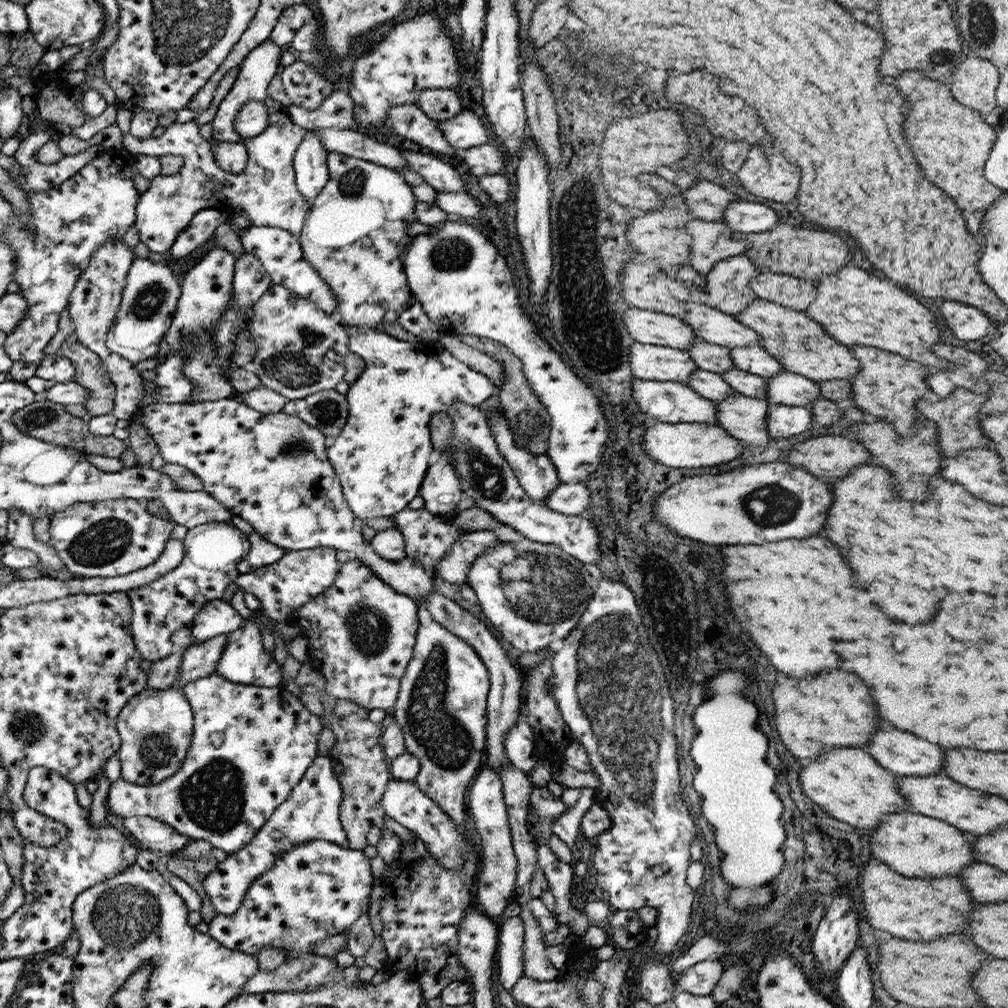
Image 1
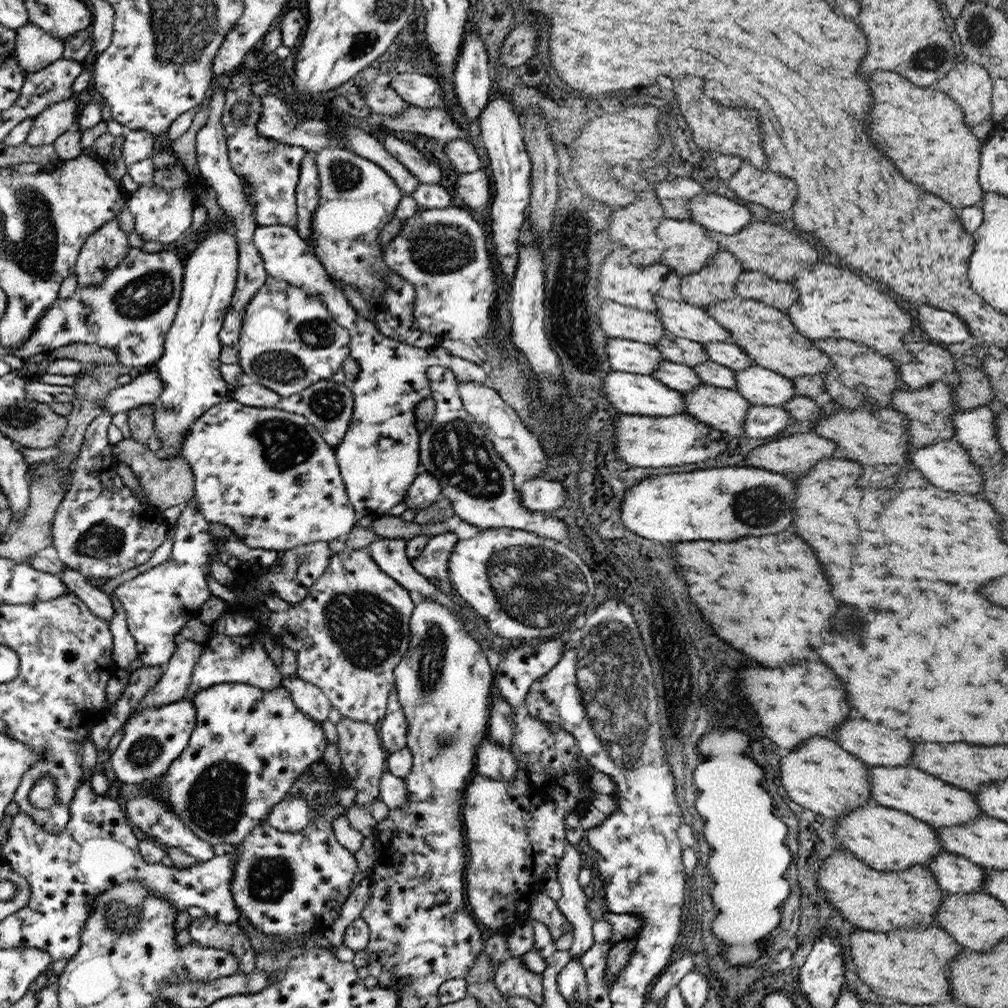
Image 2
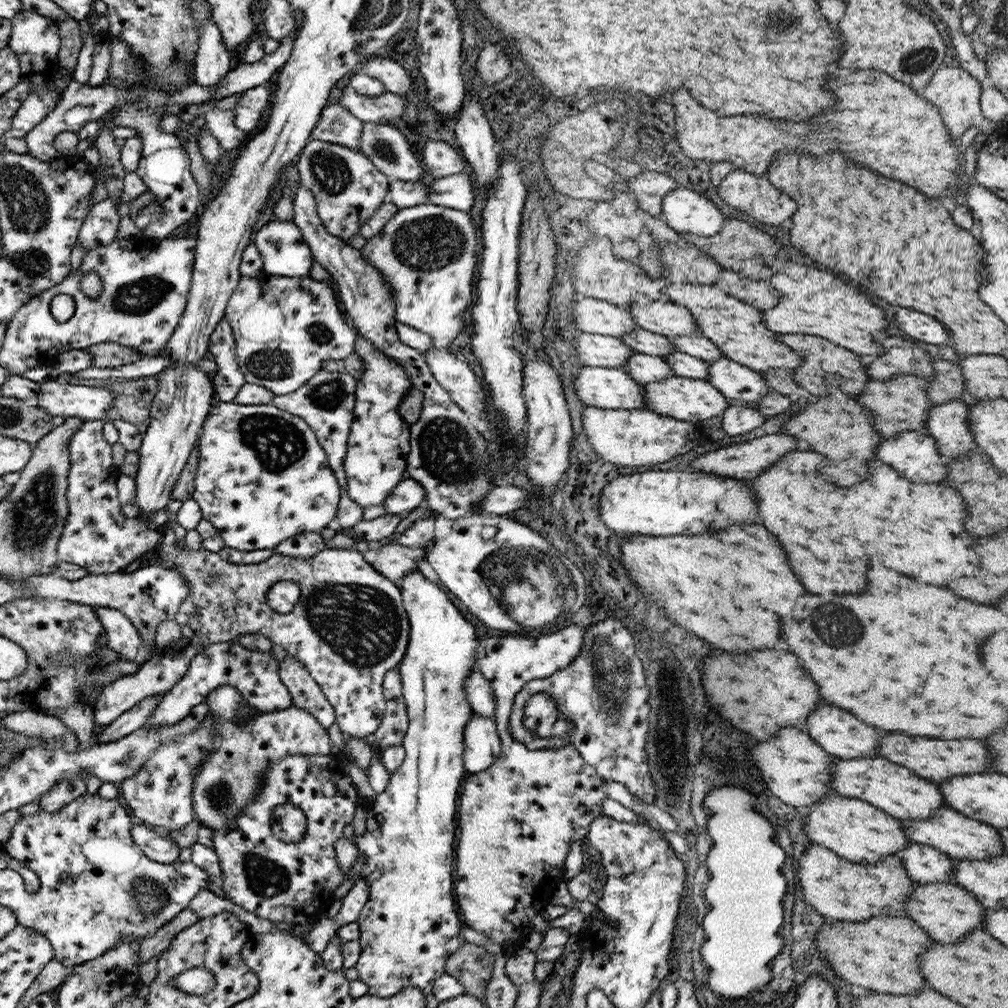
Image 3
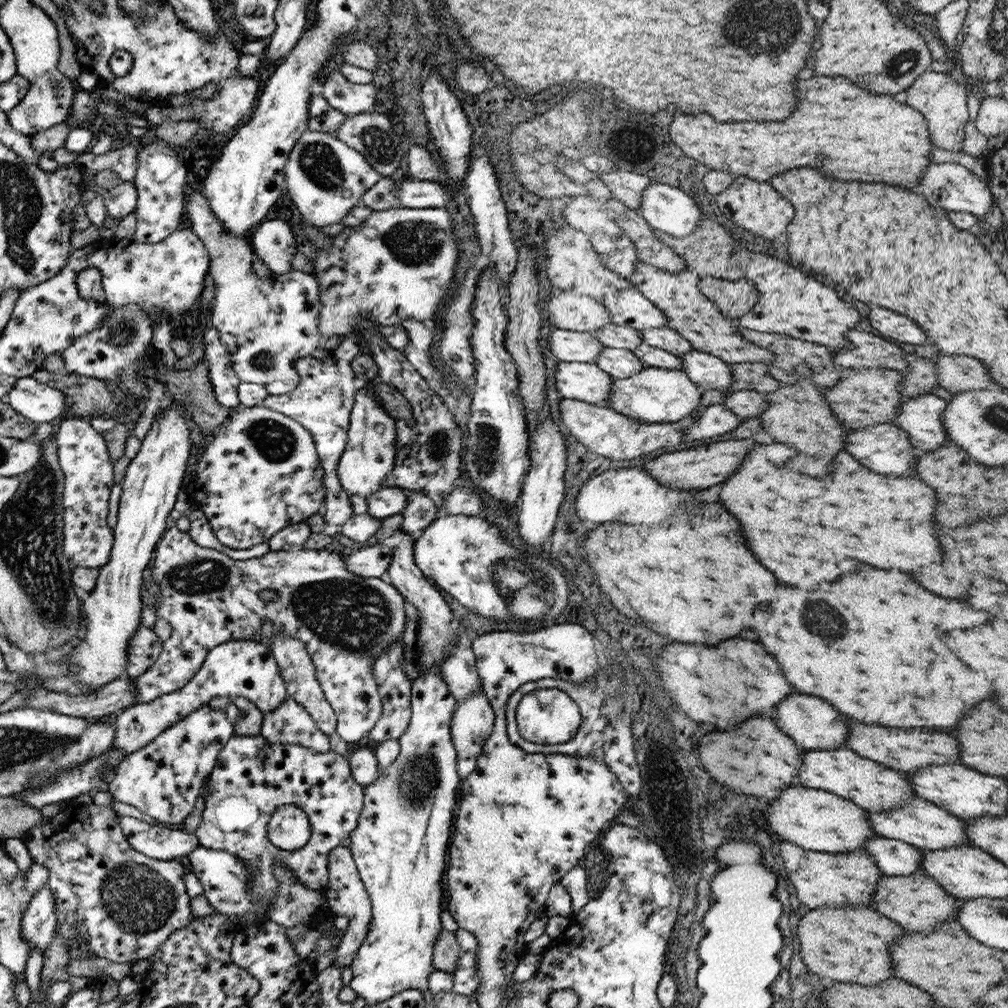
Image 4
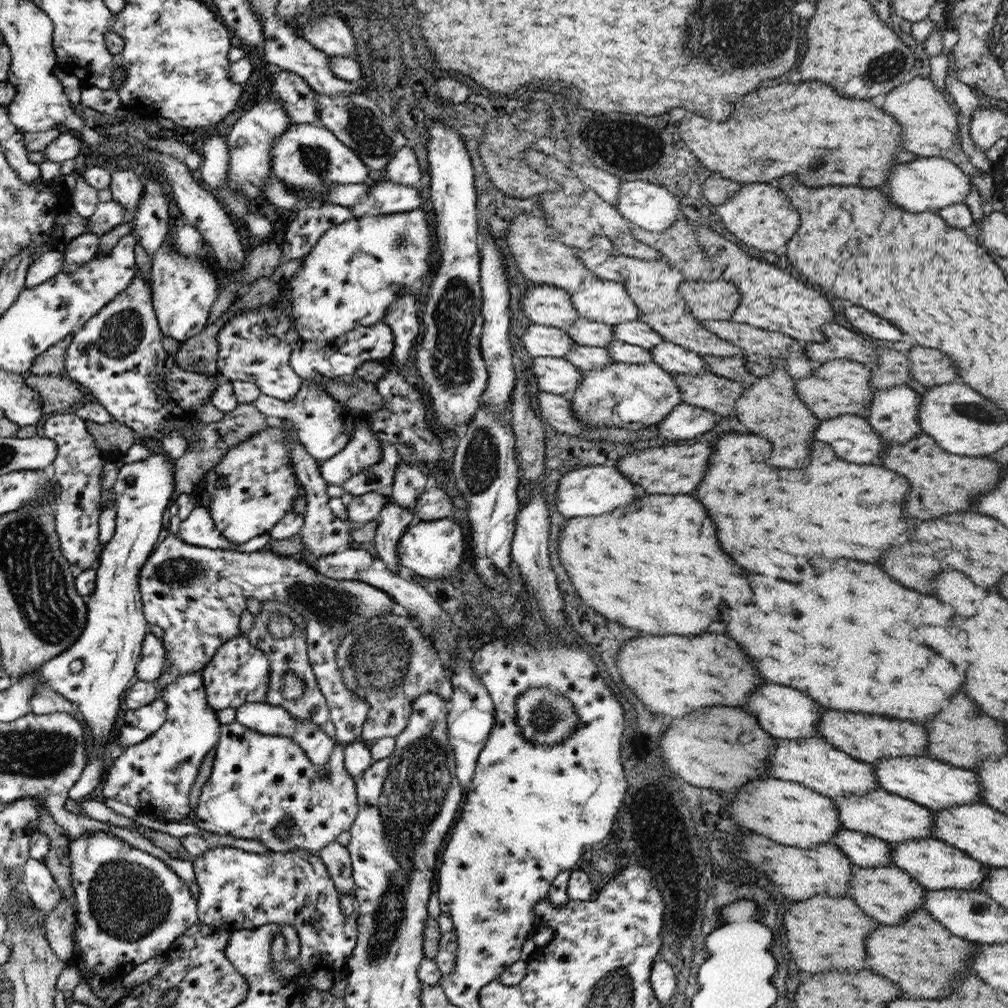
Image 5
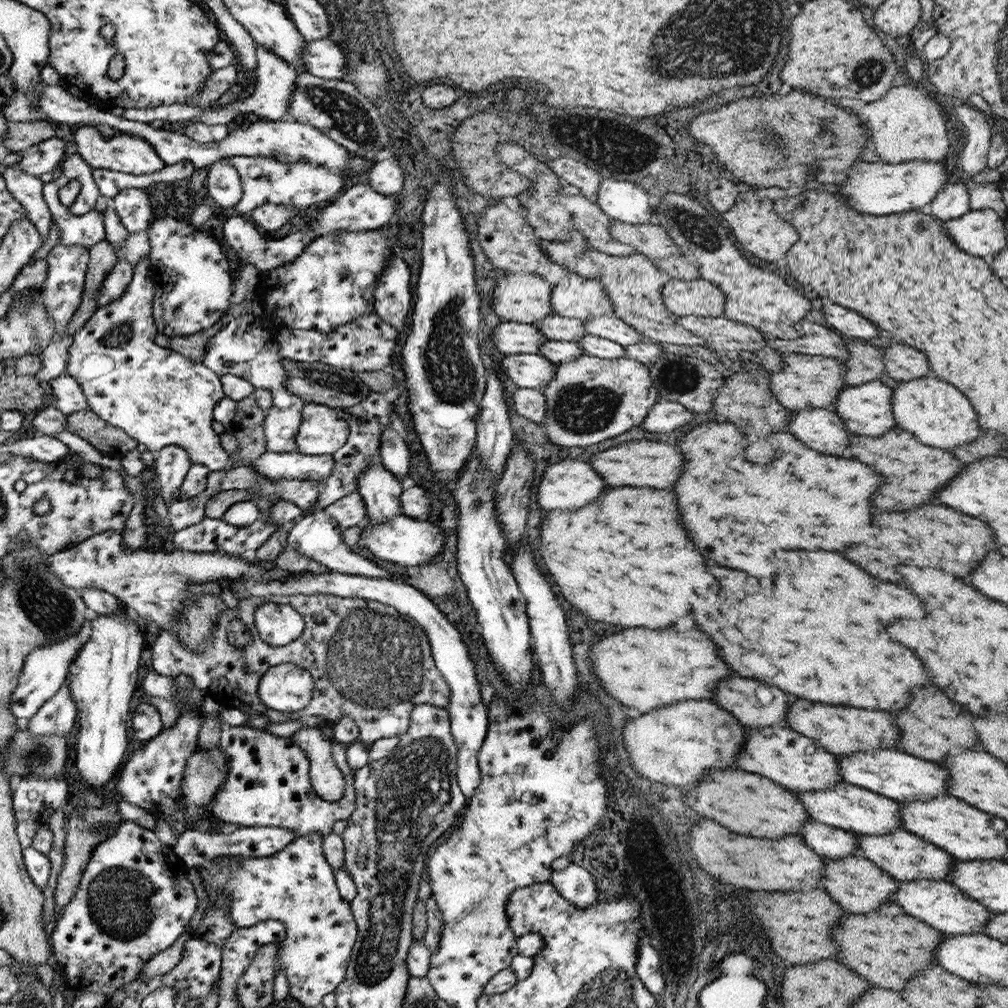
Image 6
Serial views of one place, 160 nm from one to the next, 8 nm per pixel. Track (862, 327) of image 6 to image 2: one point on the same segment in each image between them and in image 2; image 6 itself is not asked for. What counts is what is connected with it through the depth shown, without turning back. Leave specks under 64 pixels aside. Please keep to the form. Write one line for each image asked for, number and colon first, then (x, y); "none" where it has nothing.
2: (945, 328)
3: (919, 326)
4: (895, 326)
5: (865, 322)

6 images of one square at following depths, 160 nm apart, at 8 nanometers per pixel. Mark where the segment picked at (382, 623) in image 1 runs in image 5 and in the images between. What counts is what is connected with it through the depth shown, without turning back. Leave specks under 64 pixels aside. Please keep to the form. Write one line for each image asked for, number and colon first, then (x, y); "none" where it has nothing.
2: (350, 631)
3: (349, 627)
4: (346, 621)
5: (196, 594)

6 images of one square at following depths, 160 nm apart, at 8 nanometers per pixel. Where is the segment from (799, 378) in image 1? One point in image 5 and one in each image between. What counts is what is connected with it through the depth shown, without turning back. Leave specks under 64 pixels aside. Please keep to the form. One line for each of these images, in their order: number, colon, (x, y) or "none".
2: (762, 387)
3: (743, 385)
4: (707, 371)
5: (671, 357)

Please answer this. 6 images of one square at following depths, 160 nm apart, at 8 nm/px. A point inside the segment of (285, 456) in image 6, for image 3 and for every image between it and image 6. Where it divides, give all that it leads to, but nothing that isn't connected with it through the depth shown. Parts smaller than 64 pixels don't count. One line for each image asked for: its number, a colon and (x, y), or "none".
3: (381, 440)
4: (363, 469)
5: (366, 450)

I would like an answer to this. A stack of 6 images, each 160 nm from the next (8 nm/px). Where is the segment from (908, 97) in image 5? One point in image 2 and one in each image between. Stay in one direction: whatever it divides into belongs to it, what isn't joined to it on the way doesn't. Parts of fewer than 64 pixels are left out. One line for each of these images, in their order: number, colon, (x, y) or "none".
2: (969, 84)
3: (956, 93)
4: (943, 101)

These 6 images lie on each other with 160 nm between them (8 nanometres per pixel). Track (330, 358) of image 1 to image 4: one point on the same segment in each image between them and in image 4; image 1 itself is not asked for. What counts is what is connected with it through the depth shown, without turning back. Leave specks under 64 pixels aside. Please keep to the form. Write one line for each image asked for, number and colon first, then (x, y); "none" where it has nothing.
2: (289, 341)
3: (284, 327)
4: (267, 324)

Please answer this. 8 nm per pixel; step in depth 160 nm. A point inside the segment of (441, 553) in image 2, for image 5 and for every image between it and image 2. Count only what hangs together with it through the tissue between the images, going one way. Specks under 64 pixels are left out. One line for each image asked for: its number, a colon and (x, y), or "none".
3: (394, 561)
4: (371, 562)
5: (346, 564)

